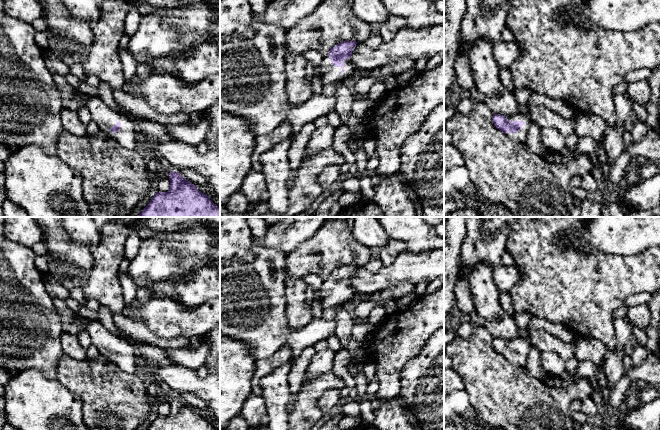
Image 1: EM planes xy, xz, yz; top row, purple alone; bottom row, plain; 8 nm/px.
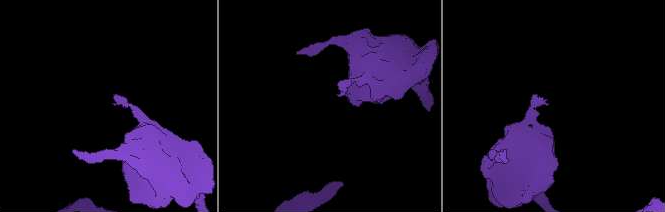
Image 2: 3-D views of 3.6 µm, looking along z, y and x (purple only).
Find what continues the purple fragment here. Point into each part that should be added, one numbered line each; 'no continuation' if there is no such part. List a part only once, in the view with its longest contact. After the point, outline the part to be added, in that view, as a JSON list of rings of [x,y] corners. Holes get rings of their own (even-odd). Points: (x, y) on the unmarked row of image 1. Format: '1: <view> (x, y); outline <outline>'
1: xz (329, 298); outline [[[326,279],[322,281],[318,294],[323,310],[326,310],[332,307],[342,306],[347,301],[355,298],[358,293],[353,290],[350,283],[344,284],[343,293],[341,291],[334,291],[329,280]]]

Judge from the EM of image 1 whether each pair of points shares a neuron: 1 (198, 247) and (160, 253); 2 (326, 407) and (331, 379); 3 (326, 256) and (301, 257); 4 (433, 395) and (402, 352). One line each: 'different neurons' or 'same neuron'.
1: same neuron
2: different neurons
3: same neuron
4: different neurons

